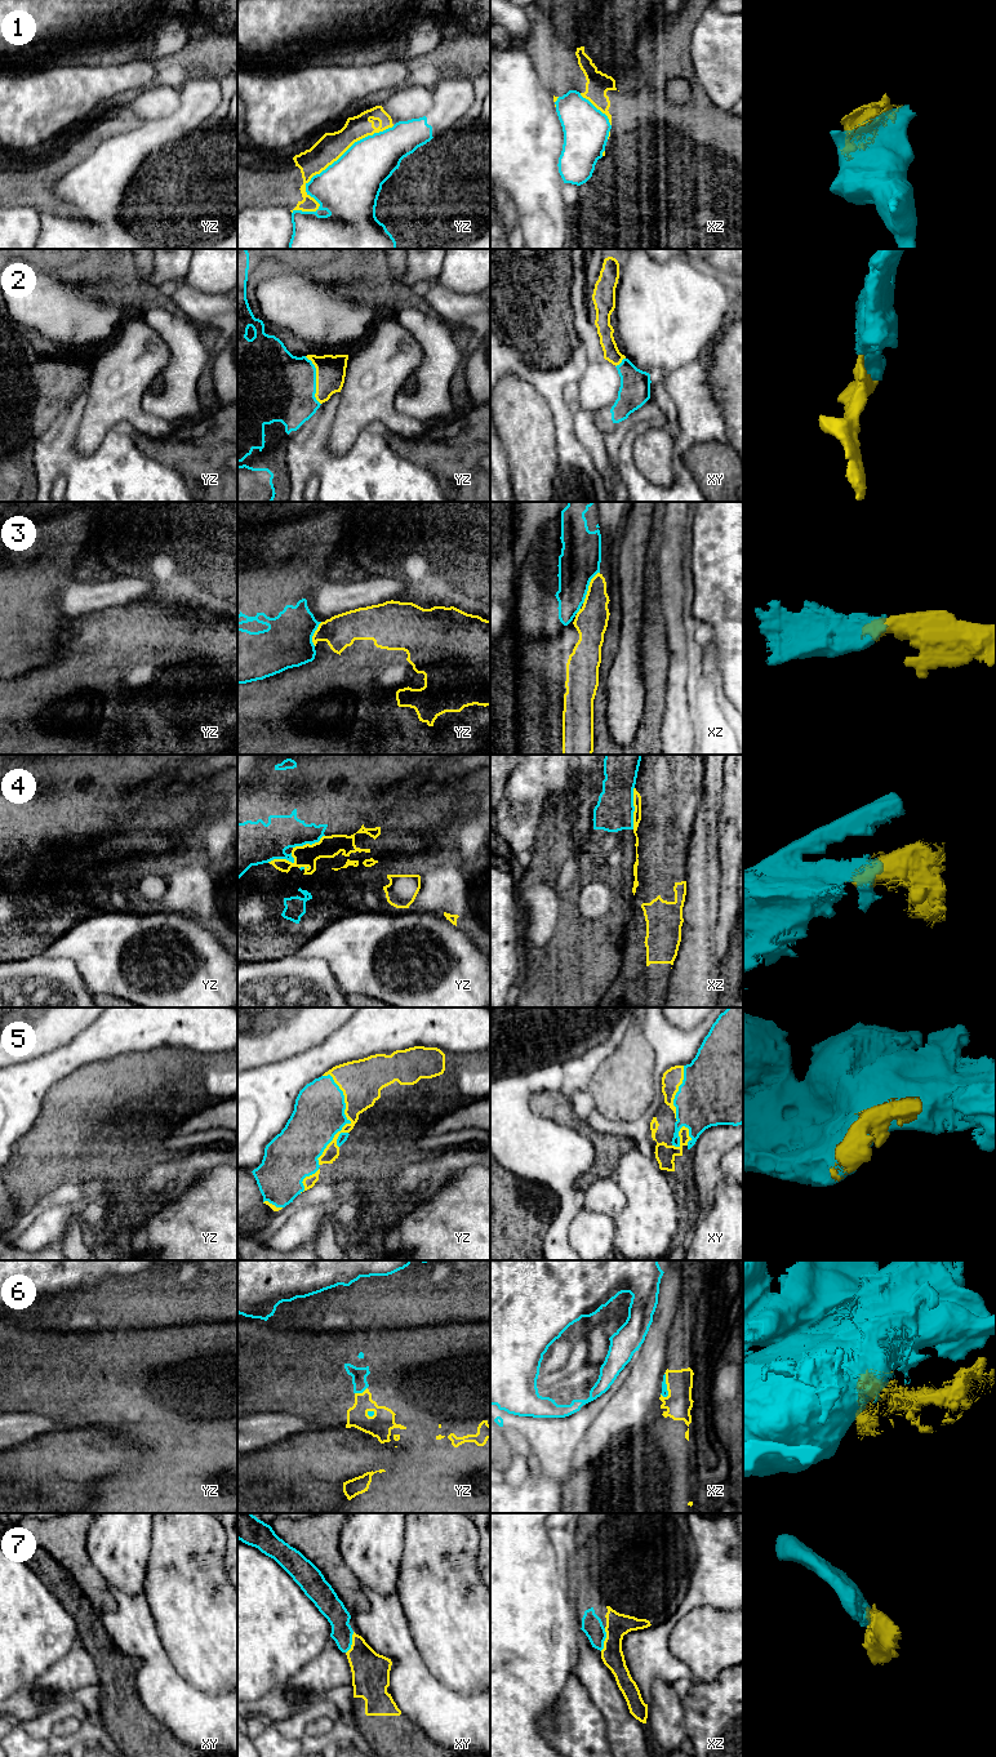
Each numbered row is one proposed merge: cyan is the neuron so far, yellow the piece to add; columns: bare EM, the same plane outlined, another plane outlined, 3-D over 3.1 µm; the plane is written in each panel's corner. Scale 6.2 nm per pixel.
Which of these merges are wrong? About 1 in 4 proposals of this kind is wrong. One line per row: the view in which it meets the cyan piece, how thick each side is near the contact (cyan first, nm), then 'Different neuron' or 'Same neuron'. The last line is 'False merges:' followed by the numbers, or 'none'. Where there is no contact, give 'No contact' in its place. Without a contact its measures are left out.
1: Touches cyan in yz. Thickness 380 nm (cyan) against 170 nm. Different neuron
2: Touches cyan in yz. Thickness 440 nm (cyan) against 190 nm. Same neuron
3: Touches cyan in xz. Thickness 260 nm (cyan) against 200 nm. Different neuron
4: Touches cyan in xz. Thickness 240 nm (cyan) against 50 nm. Different neuron
5: Touches cyan in yz. Thickness 320 nm (cyan) against 260 nm. Same neuron
6: Touches cyan in xz. Thickness 50 nm (cyan) against 170 nm. Different neuron
7: Touches cyan in xz. Thickness 130 nm (cyan) against 140 nm. Same neuron
False merges: 1, 3, 4, 6

